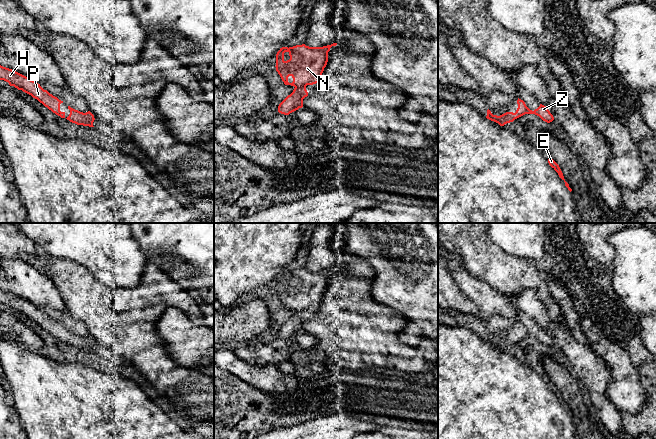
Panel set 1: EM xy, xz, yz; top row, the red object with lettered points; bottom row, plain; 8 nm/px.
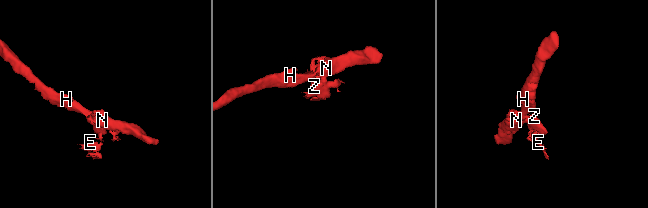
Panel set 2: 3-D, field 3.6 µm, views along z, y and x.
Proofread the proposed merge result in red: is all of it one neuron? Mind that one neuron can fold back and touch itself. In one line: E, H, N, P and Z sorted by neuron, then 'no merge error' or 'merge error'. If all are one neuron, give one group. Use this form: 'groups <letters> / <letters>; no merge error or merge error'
groups E Z / H N P; merge error

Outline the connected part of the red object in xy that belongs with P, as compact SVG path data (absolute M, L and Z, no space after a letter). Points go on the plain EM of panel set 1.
M0 289L0 304L4 304L8 306L10 310L14 310L18 314L22 314L31 319L61 342L66 342L65 336L60 335L60 328L63 327L63 325L50 318L47 314L44 314L40 308L30 302Z

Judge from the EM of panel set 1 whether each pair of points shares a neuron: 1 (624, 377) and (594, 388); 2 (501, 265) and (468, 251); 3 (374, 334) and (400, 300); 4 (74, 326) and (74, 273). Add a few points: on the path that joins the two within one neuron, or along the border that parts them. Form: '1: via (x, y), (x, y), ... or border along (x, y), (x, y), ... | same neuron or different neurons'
1: border along (602, 360), (610, 372), (606, 395), (614, 406) | different neurons
2: via (493, 265), (476, 253) | same neuron
3: border along (372, 297), (378, 303), (398, 310), (408, 320) | different neurons
4: border along (66, 310), (85, 325), (89, 334) | different neurons

